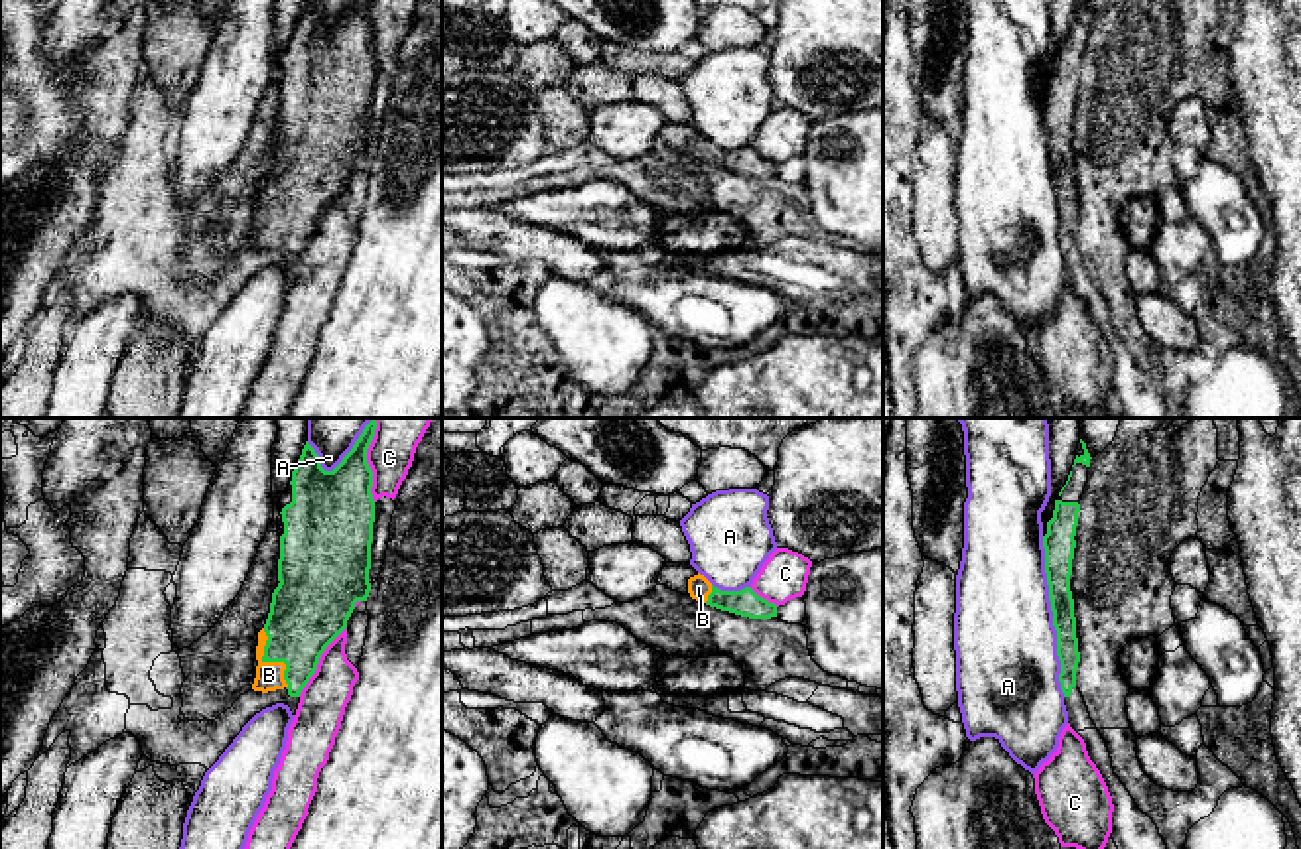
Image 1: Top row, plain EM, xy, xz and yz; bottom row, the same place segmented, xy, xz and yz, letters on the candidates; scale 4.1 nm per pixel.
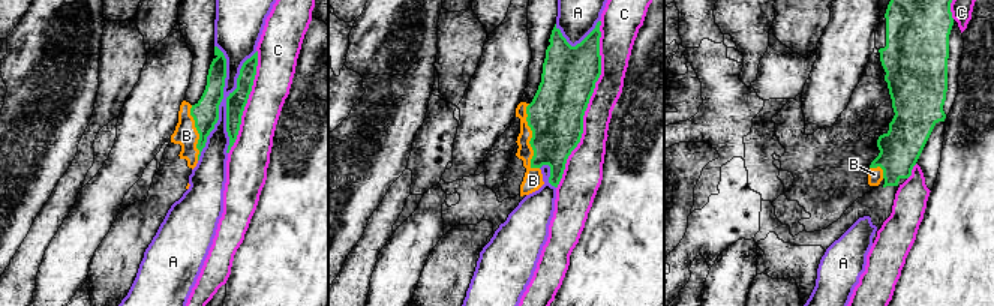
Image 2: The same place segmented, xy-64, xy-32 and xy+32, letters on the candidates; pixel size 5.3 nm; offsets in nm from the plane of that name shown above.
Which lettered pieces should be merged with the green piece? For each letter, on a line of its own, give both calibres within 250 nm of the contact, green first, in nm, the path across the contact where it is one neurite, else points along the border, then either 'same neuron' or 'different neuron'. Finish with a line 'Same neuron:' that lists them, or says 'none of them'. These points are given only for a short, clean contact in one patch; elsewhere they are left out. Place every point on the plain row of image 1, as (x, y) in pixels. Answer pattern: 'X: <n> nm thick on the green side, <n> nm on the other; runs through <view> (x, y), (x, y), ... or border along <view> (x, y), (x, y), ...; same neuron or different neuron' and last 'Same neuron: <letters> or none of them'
A: 120 nm thick on the green side, 420 nm on the other; different neuron
B: 300 nm thick on the green side, 110 nm on the other; runs through xy (308, 172), (296, 194), (271, 219), (269, 233); same neuron
C: 320 nm thick on the green side, 190 nm on the other; different neuron
Same neuron: B

